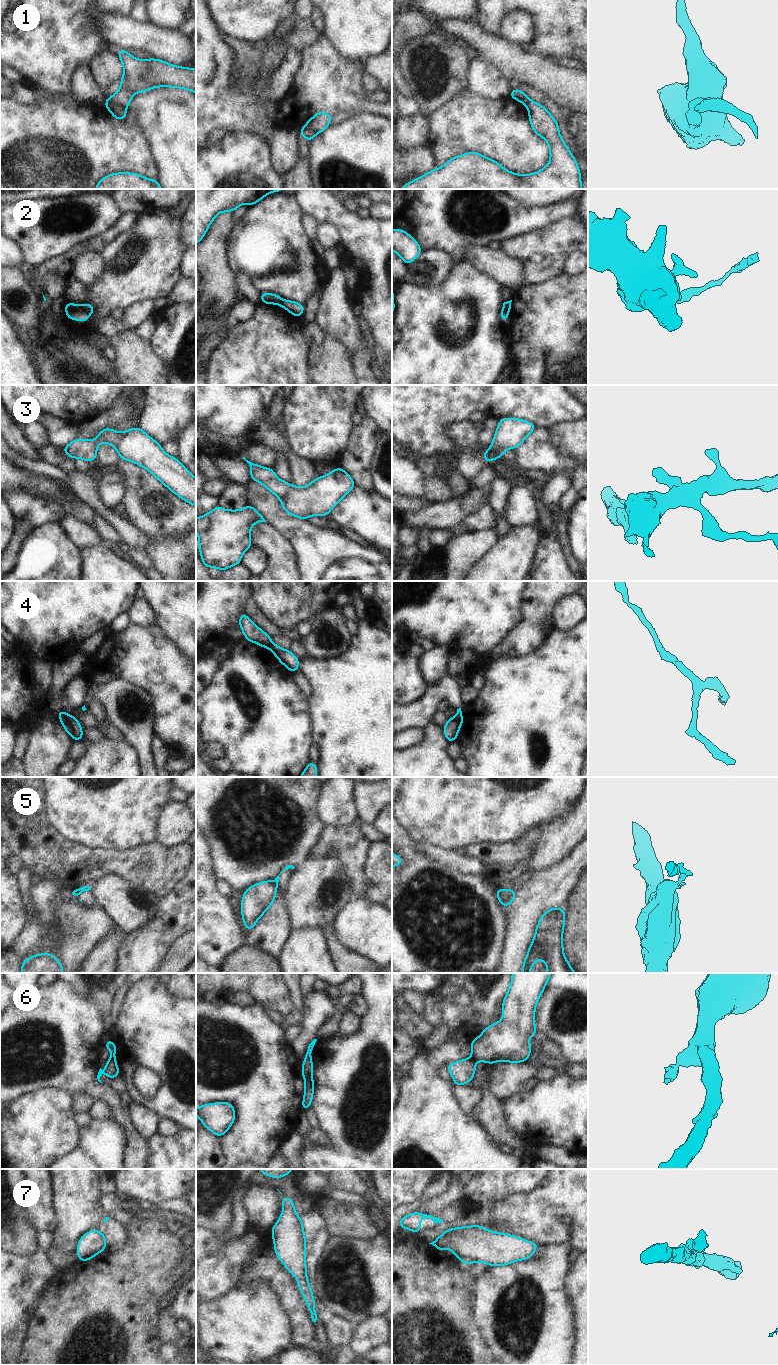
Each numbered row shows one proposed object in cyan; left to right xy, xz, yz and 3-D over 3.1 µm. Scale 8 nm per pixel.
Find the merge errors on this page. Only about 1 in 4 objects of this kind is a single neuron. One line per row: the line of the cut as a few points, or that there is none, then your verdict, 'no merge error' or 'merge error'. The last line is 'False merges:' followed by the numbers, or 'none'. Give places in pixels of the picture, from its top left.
1: cut xy (106, 100), (125, 109); merge error
2: cut xy (81, 306), (87, 316); merge error
3: cut xz (292, 485), (288, 492), (279, 498); merge error
4: cut yz (453, 718), (460, 724); merge error
5: cut xz (272, 881), (276, 886); merge error
6: cut xz (306, 1053), (310, 1055); merge error
7: cut yz (448, 1230), (447, 1234), (440, 1241); merge error
False merges: 1, 2, 3, 4, 5, 6, 7

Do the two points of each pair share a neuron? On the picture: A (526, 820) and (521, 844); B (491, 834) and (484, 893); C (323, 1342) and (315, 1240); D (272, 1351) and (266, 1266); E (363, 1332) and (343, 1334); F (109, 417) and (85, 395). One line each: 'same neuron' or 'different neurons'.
A: different neurons
B: different neurons
C: same neuron
D: different neurons
E: different neurons
F: different neurons

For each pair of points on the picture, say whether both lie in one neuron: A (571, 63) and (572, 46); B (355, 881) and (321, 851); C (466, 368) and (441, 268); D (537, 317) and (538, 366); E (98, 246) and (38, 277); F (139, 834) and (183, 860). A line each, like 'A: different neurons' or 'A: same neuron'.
A: different neurons
B: same neuron
C: different neurons
D: same neuron
E: same neuron
F: different neurons

